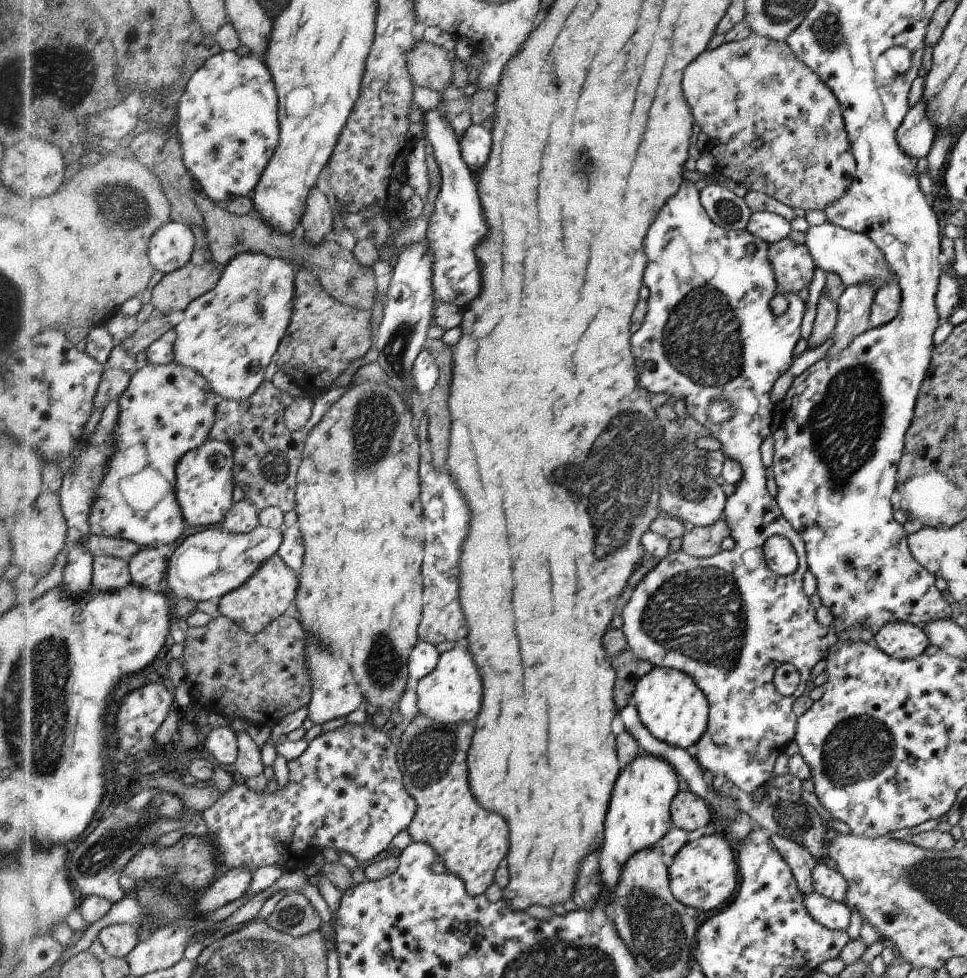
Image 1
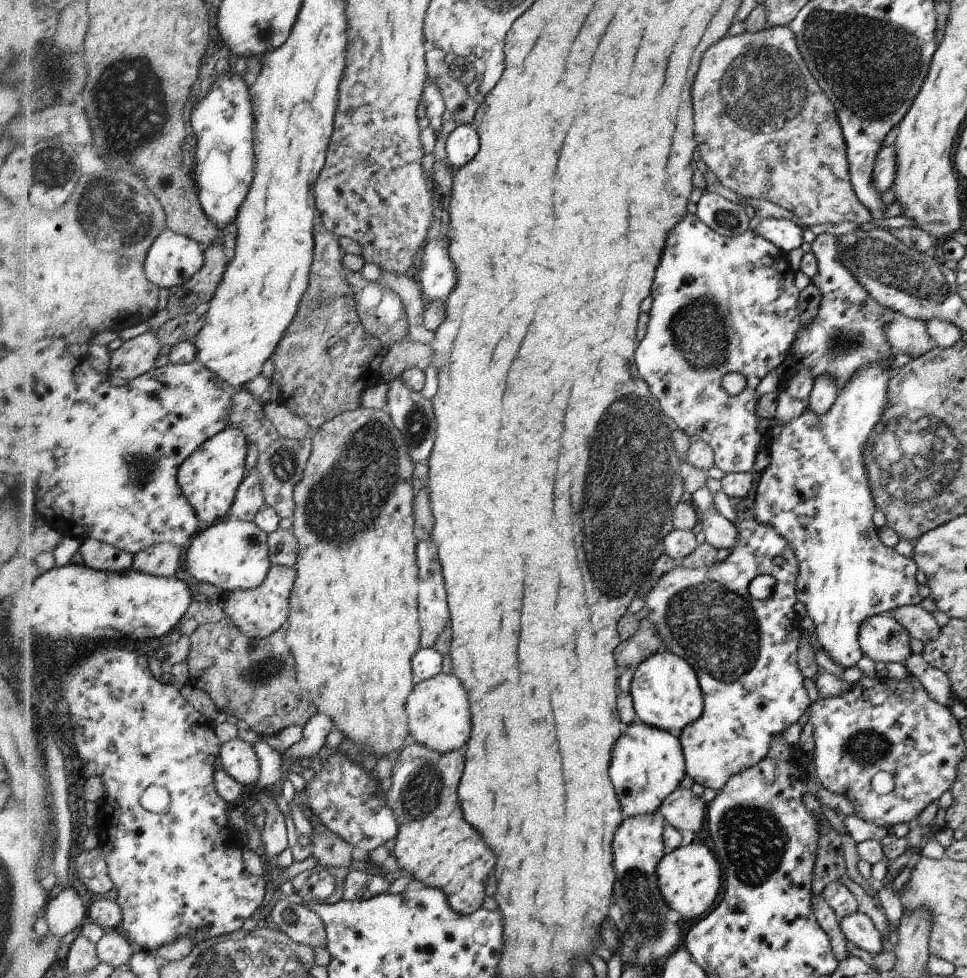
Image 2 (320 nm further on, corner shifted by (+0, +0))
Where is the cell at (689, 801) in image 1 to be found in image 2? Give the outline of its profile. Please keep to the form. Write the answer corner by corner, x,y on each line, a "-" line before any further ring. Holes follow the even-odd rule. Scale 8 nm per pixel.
678,787
670,793
658,808
666,824
676,830
690,830
695,834
702,828
706,809
701,796
694,796
693,791
685,787

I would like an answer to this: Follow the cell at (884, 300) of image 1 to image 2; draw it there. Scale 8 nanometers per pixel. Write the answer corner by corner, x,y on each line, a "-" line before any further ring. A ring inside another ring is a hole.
894,313
885,333
896,352
913,355
914,359
936,347
928,334
927,324
902,313

